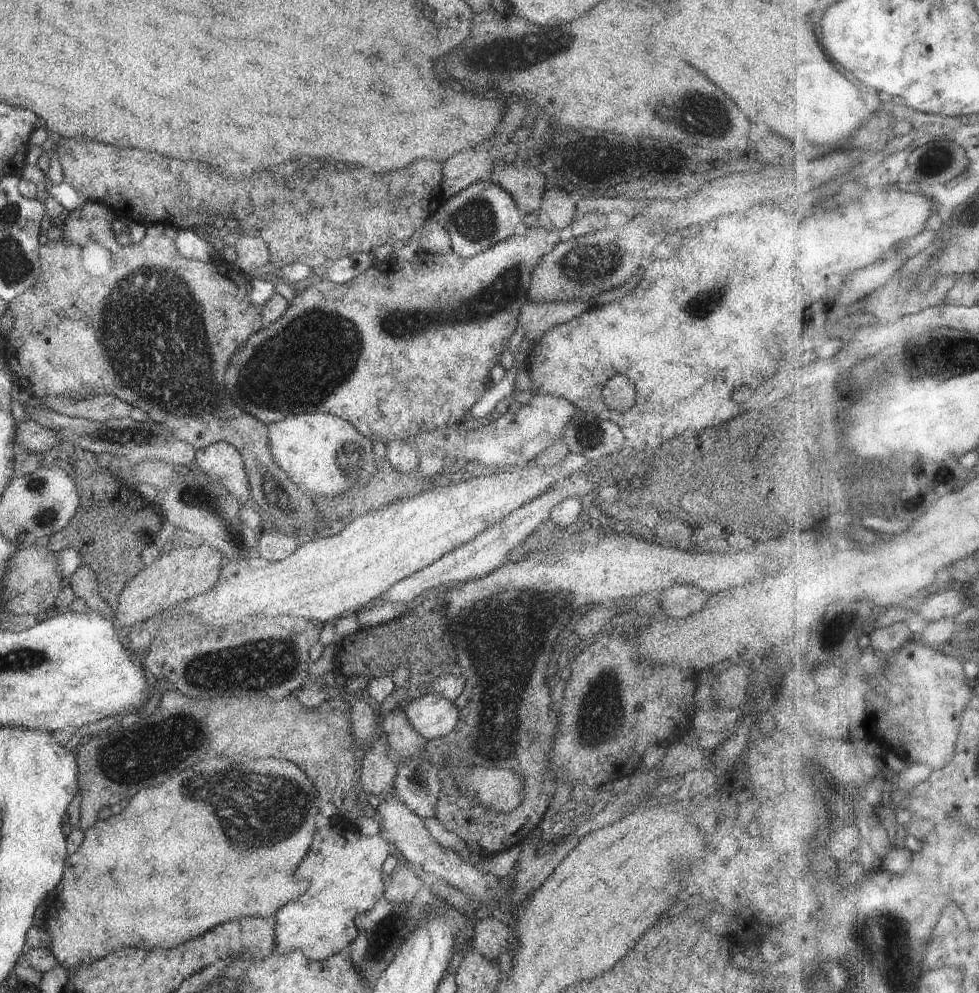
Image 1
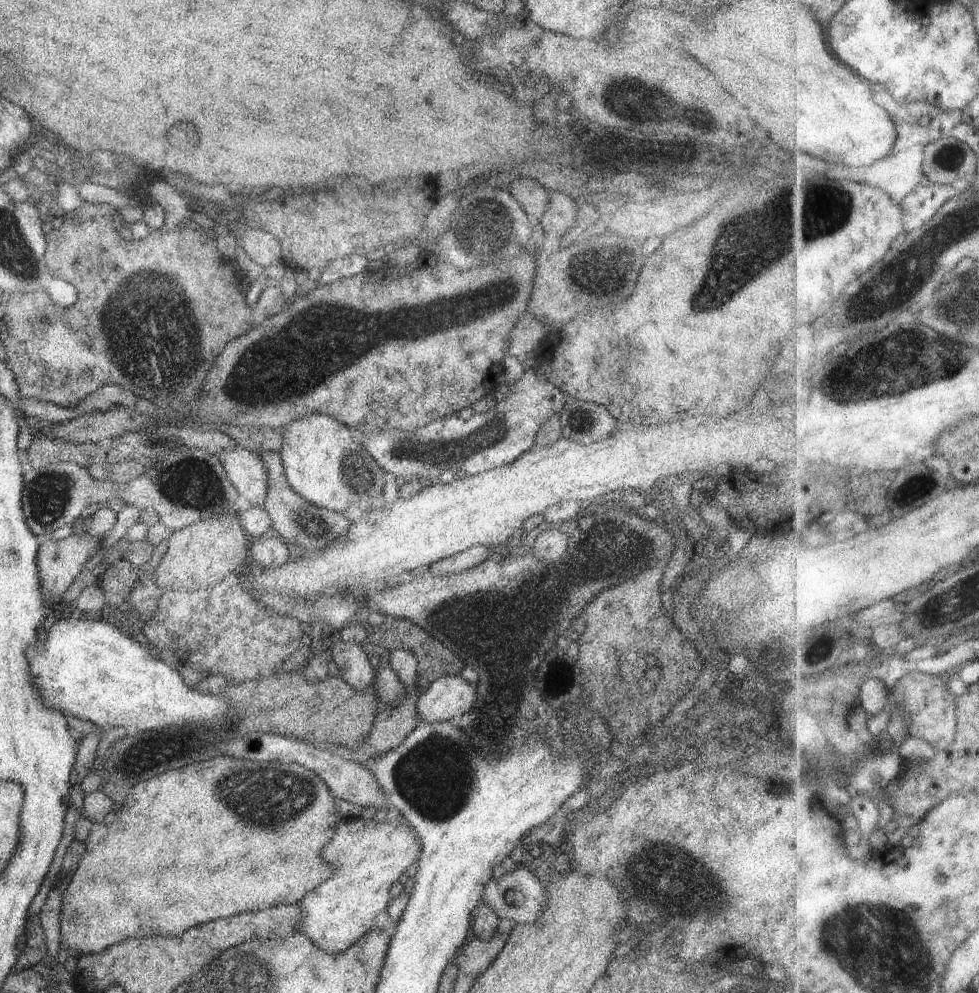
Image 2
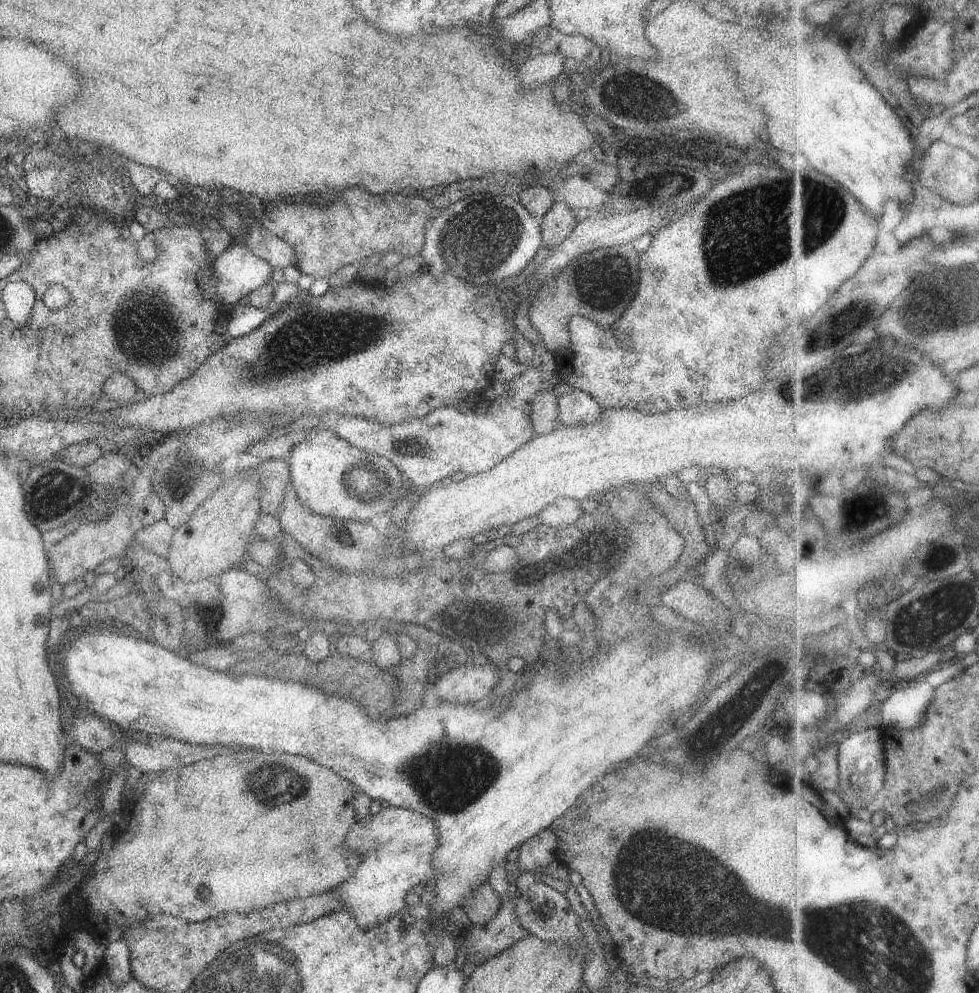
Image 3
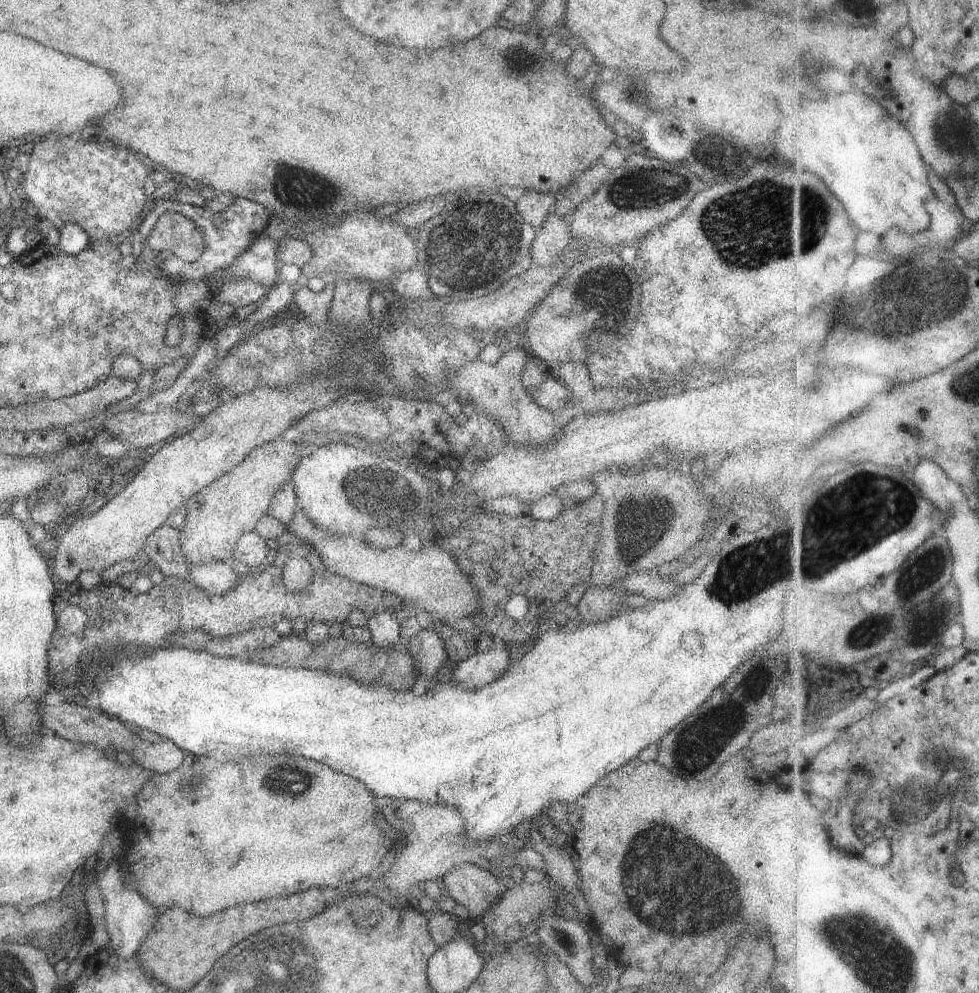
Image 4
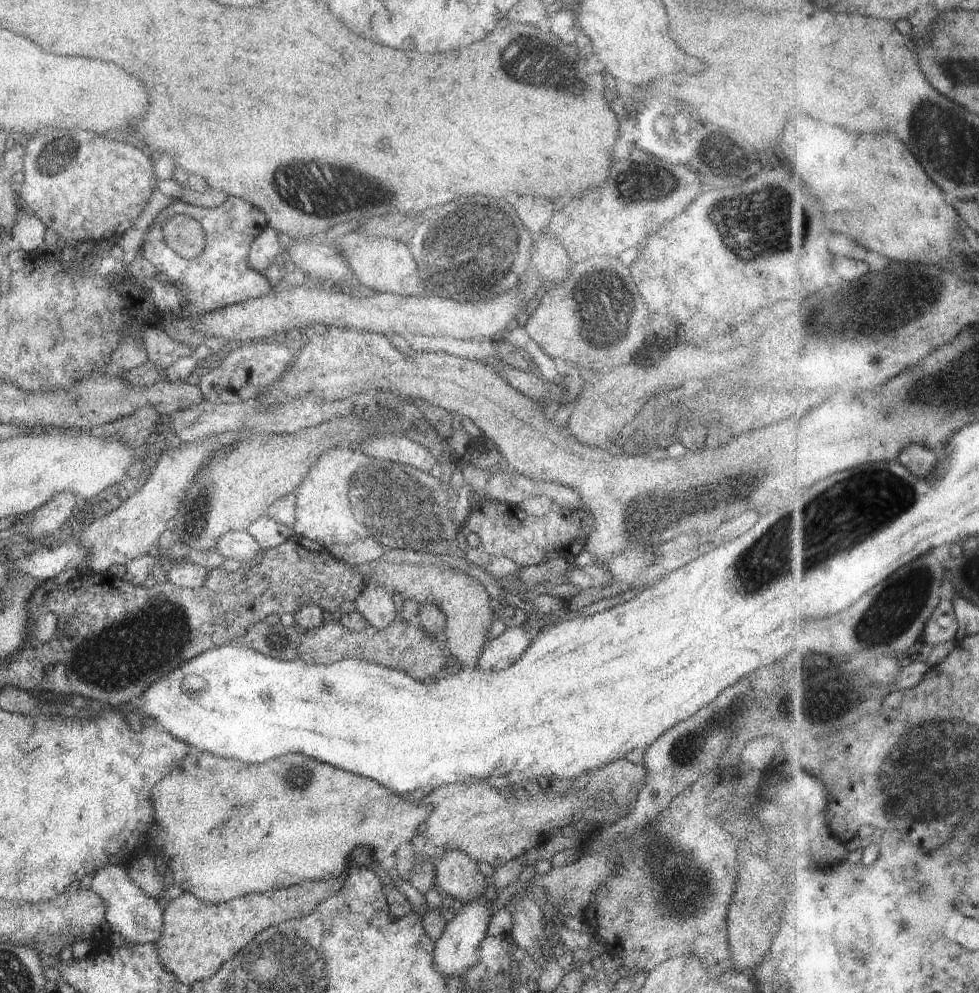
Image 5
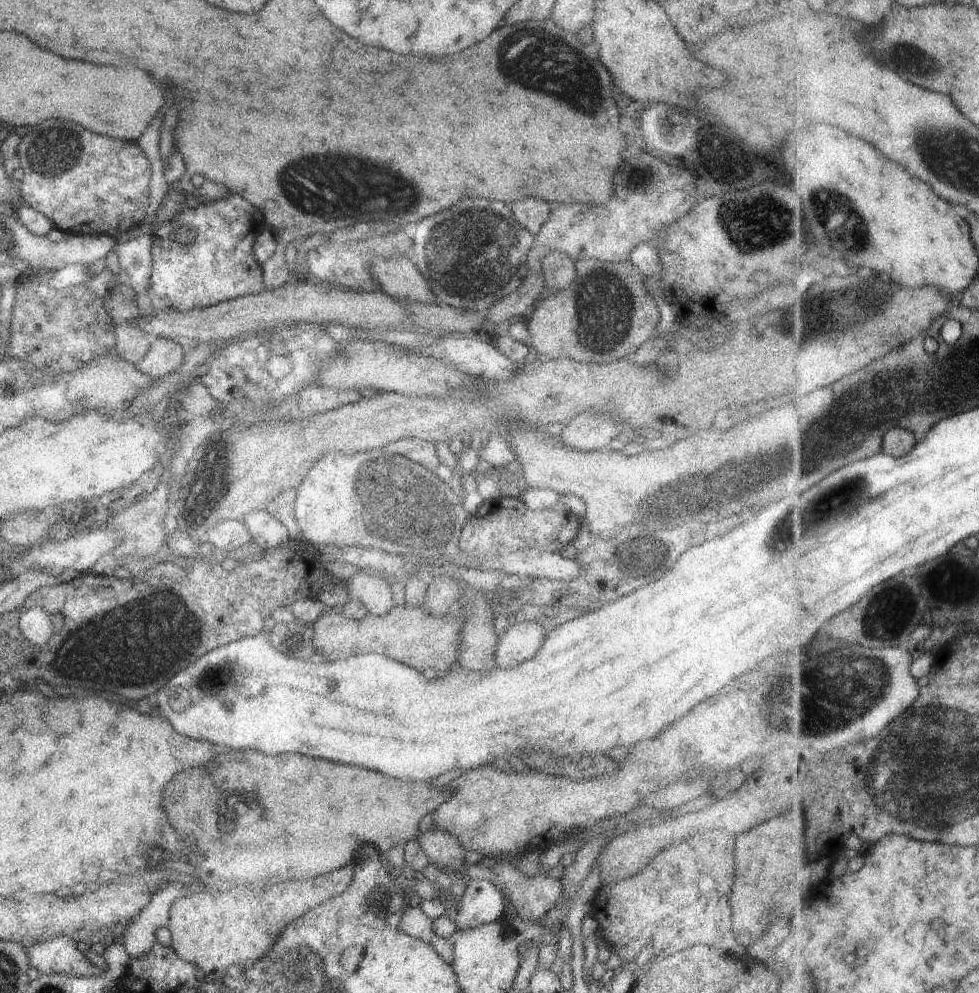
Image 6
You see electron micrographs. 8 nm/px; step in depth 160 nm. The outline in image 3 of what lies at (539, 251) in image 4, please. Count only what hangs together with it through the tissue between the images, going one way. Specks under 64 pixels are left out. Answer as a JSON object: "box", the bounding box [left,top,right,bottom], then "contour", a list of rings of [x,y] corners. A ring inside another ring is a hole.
{"box":[542,202,576,248],"contour":[[[556,202],[542,222],[542,245],[544,248],[560,246],[576,228],[576,218],[564,202]]]}

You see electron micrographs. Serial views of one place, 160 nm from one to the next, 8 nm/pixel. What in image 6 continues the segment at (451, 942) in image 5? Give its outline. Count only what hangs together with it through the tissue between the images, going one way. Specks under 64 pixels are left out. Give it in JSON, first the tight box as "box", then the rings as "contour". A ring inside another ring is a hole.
{"box":[457,879,506,930],"contour":[[[471,879],[458,902],[457,930],[469,930],[480,924],[496,922],[506,908],[504,892],[499,886],[494,886],[490,879]]]}

